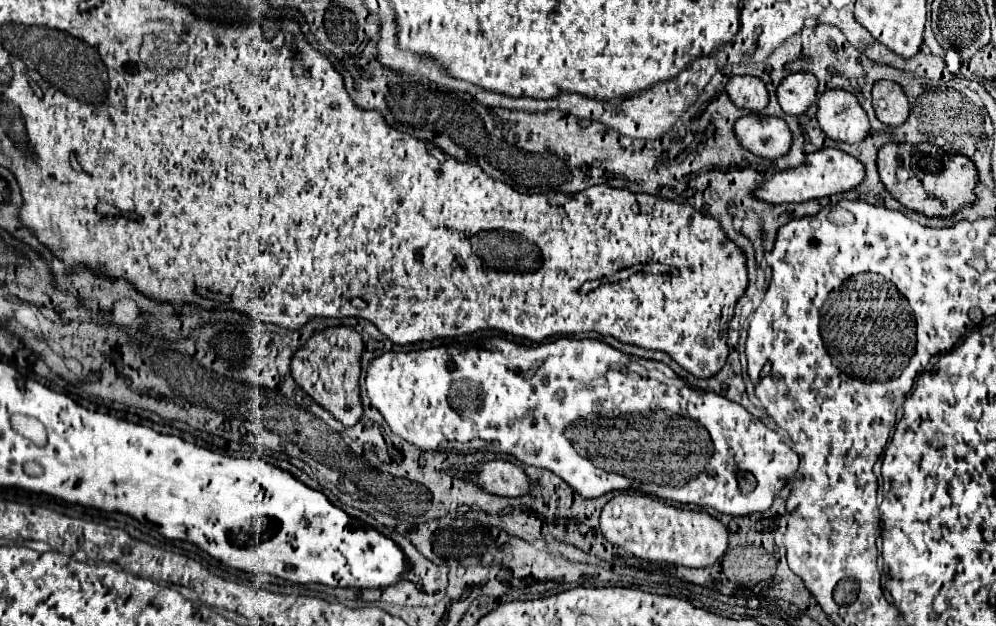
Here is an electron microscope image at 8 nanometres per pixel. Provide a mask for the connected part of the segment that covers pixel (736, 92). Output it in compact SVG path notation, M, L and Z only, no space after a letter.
M731 77L725 89L737 107L751 113L761 113L769 105L769 91L759 77Z

